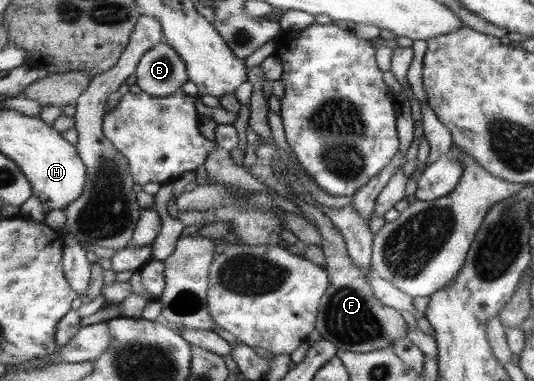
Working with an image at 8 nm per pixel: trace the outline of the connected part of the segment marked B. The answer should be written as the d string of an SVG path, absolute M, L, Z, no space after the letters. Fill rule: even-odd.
M165 42L157 43L147 50L135 73L135 84L140 90L154 97L164 97L181 89L188 77L183 62Z

